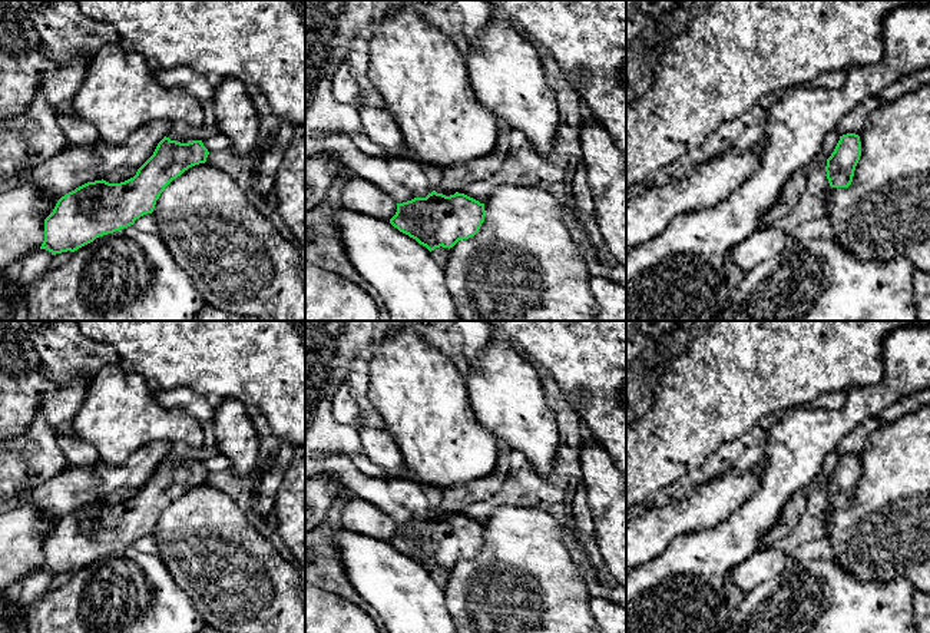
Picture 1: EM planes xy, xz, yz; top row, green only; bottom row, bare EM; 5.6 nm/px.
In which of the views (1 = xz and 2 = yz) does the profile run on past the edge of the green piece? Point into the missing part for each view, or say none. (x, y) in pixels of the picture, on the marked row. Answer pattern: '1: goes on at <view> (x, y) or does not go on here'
1: does not go on here
2: does not go on here

